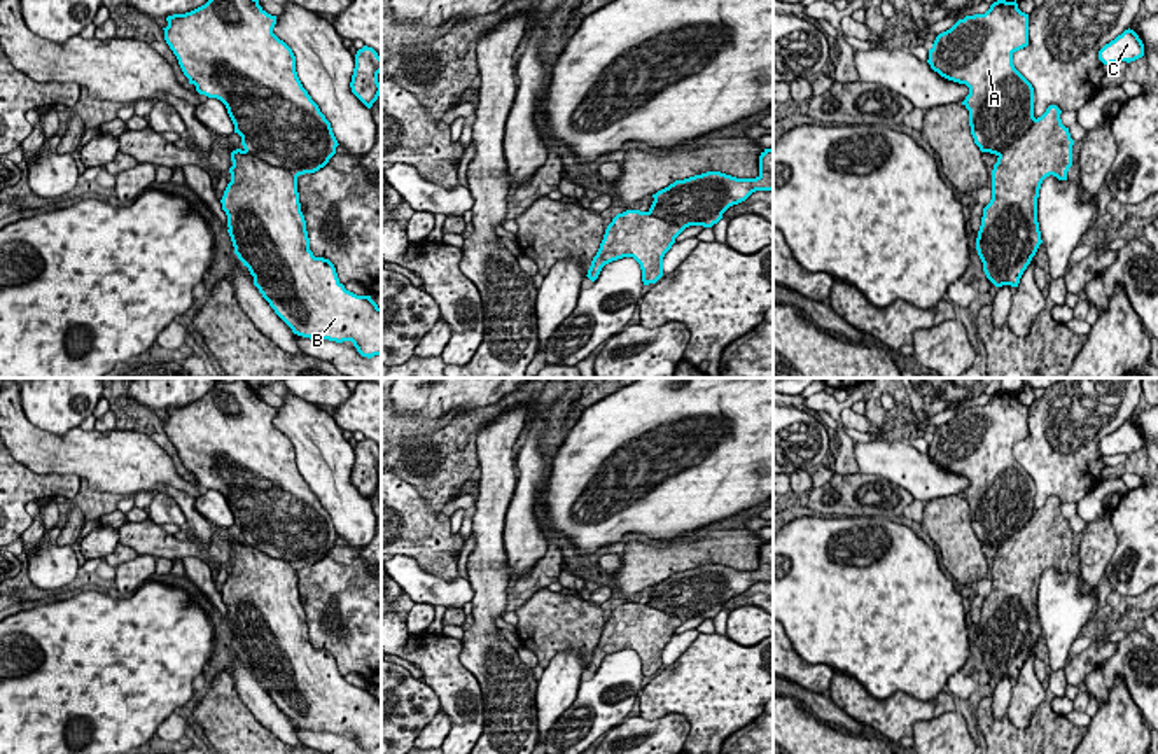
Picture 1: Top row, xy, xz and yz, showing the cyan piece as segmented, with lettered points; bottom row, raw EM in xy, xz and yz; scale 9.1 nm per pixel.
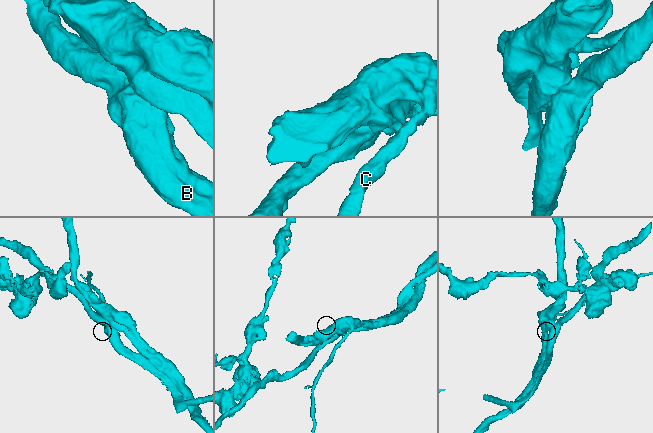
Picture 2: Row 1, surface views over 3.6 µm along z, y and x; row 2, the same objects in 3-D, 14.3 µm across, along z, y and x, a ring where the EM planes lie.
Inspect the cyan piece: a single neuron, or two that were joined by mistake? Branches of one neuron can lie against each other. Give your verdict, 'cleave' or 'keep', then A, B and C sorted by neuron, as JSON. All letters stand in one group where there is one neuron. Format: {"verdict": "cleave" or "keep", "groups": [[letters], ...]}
{"verdict": "cleave", "groups": [["A", "C"], ["B"]]}

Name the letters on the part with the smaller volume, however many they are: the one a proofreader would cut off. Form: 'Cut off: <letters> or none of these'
Cut off: B

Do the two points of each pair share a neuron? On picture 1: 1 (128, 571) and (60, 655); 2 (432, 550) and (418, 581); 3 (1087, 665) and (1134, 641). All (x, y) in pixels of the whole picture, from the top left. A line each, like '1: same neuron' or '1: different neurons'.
1: different neurons
2: different neurons
3: different neurons

